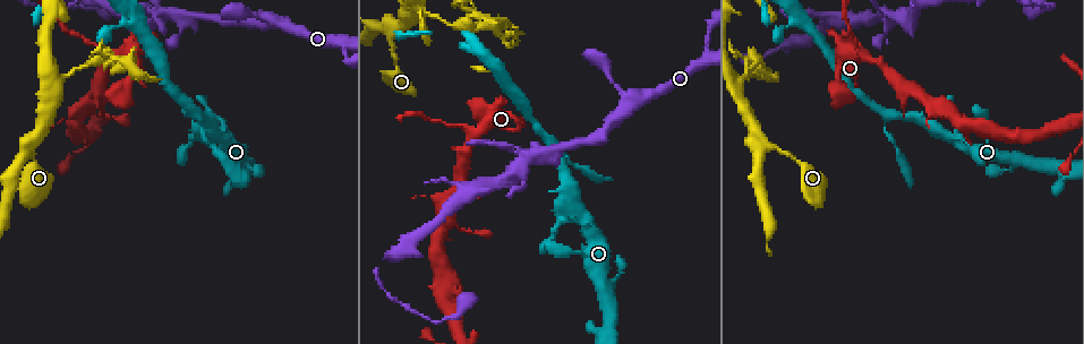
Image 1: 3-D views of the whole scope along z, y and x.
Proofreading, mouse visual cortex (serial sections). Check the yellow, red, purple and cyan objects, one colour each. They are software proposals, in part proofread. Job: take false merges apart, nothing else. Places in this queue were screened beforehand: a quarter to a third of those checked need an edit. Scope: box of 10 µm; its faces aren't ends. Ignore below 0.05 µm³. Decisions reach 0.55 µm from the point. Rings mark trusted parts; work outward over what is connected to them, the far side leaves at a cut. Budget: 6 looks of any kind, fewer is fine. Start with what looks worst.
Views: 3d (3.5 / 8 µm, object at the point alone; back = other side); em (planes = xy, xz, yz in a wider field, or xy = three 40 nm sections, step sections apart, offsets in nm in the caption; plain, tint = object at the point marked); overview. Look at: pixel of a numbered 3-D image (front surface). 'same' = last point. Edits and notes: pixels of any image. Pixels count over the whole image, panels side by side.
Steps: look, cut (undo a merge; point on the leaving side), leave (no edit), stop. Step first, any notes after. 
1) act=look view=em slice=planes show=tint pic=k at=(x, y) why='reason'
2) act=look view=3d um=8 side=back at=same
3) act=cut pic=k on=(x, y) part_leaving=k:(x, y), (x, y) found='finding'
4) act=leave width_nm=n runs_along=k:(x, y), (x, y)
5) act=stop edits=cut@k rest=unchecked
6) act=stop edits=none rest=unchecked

act=look view=3d um=3.5 pic=1 at=(464, 126) why='thin arm on a thick one'

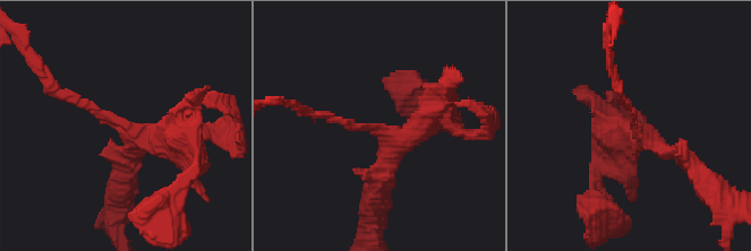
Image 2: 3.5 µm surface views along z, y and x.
act=look view=em slice=xy step=5 show=tint pic=2 at=(127, 129) arms=3 arm_widths_nm=100,200,300

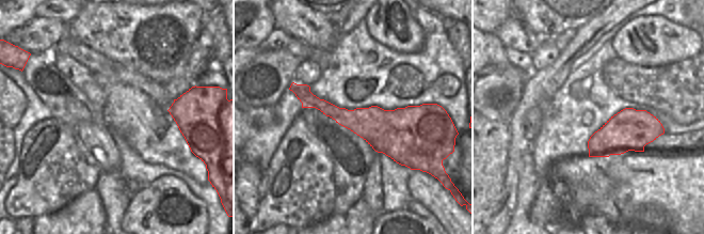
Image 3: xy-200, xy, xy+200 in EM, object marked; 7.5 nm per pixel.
act=cut pic=2 on=(86, 105) part_leaving=2:(117, 122), (58, 95), (33, 60) found='a second cell is stuck on'

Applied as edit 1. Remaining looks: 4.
act=look view=overview

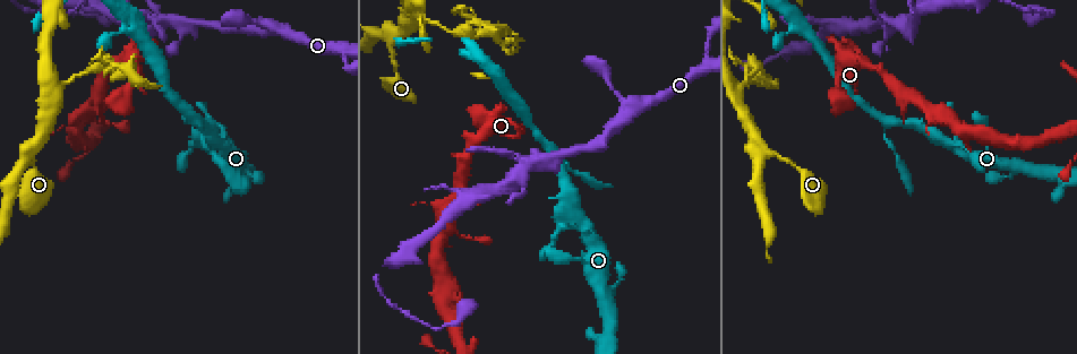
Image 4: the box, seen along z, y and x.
act=look view=3d um=8 pic=4 at=(177, 26) why='three arms meet'

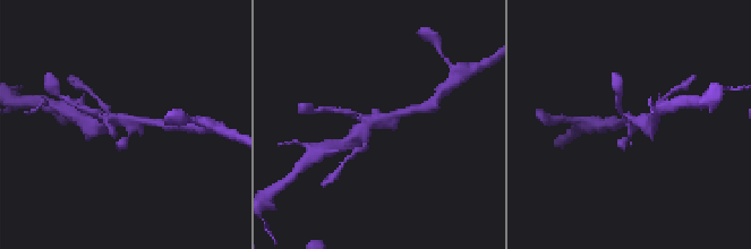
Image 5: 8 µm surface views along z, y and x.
act=look view=em slice=xy step=2 show=tint at=same why='need the tissue'

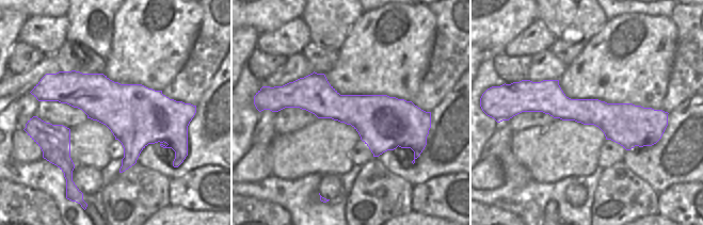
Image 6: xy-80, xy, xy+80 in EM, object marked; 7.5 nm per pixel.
act=leave runs_along=6:(281, 105), (421, 122) found='one cell here'

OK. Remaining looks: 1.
act=stop edits=cut@2 rest=unchecked

